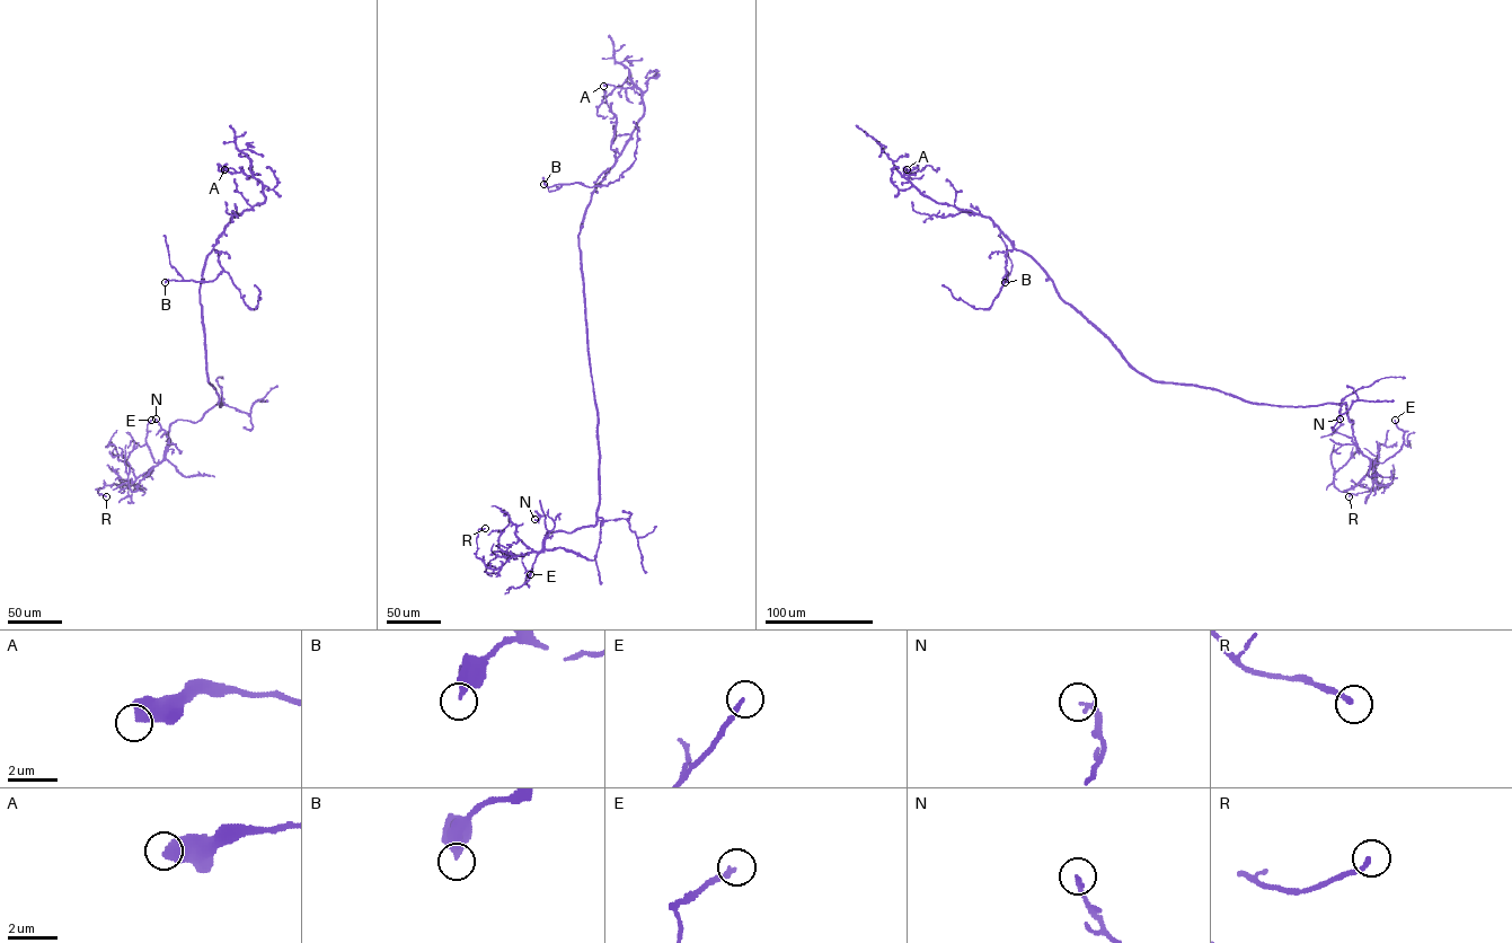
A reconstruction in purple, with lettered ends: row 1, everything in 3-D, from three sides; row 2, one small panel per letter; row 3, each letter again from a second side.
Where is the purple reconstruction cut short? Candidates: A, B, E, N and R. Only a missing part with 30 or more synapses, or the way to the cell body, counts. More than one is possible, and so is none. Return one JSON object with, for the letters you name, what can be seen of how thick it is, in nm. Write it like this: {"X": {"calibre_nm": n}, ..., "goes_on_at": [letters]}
{"goes_on_at": []}

